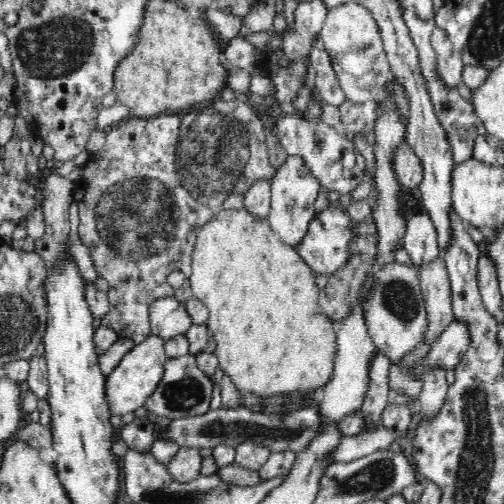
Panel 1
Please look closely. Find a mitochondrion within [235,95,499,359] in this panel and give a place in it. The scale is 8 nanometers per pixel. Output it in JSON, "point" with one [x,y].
{"point":[399,298]}

